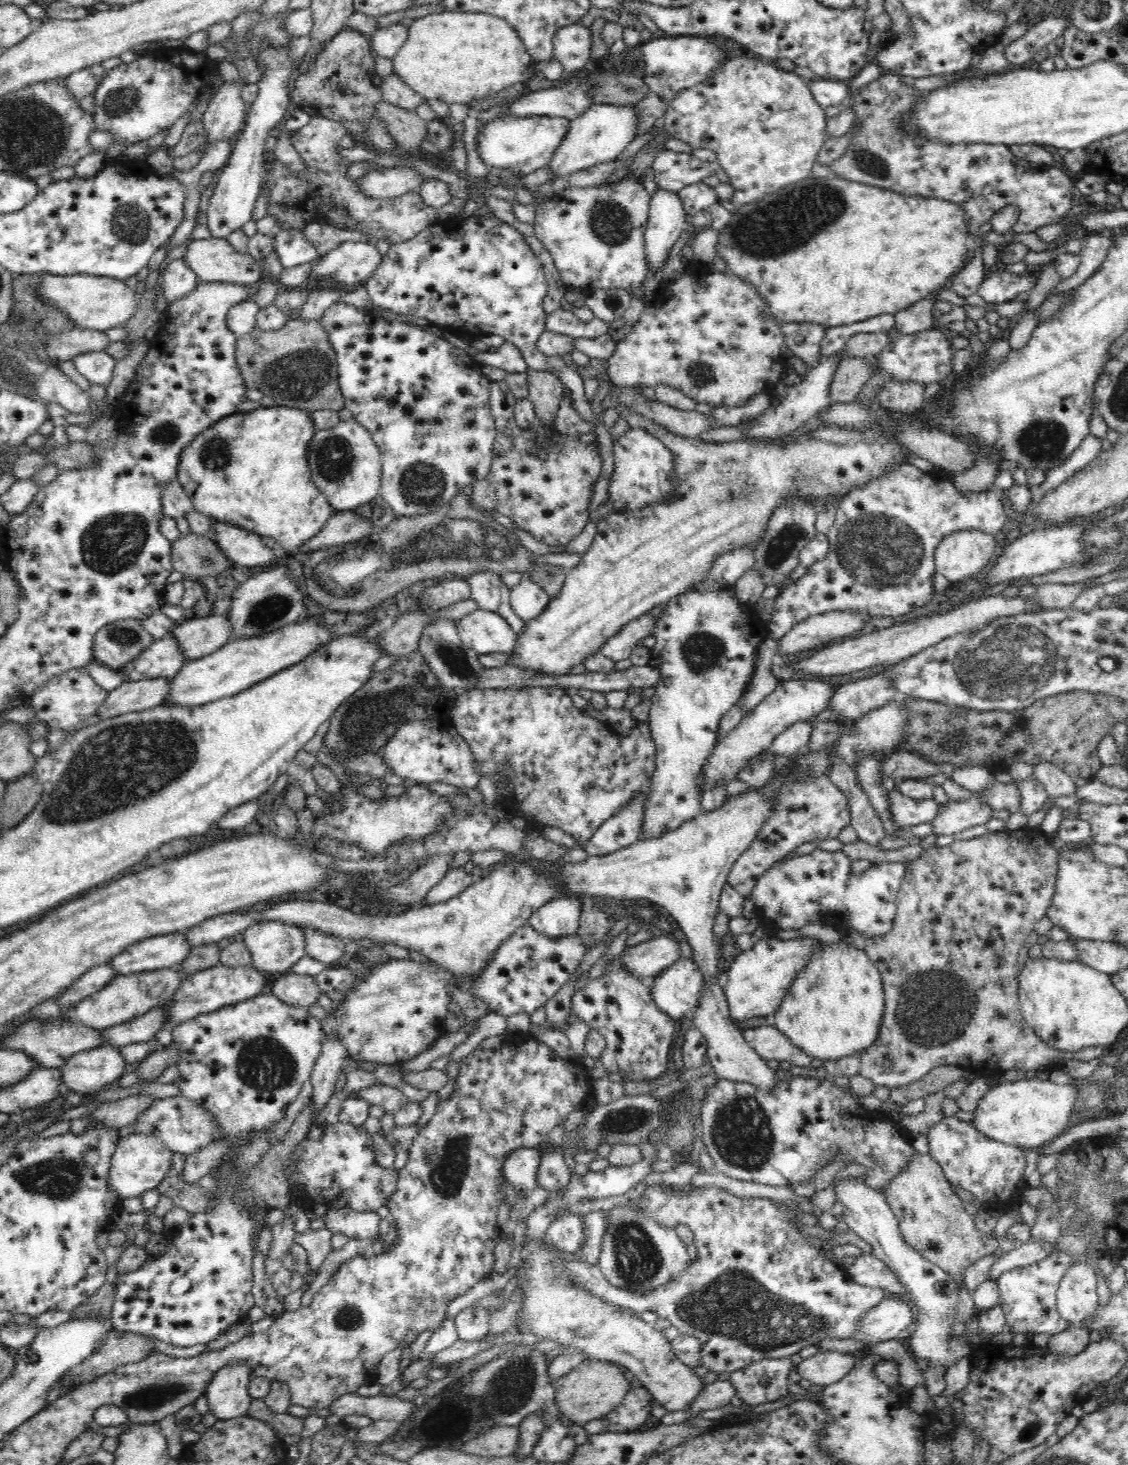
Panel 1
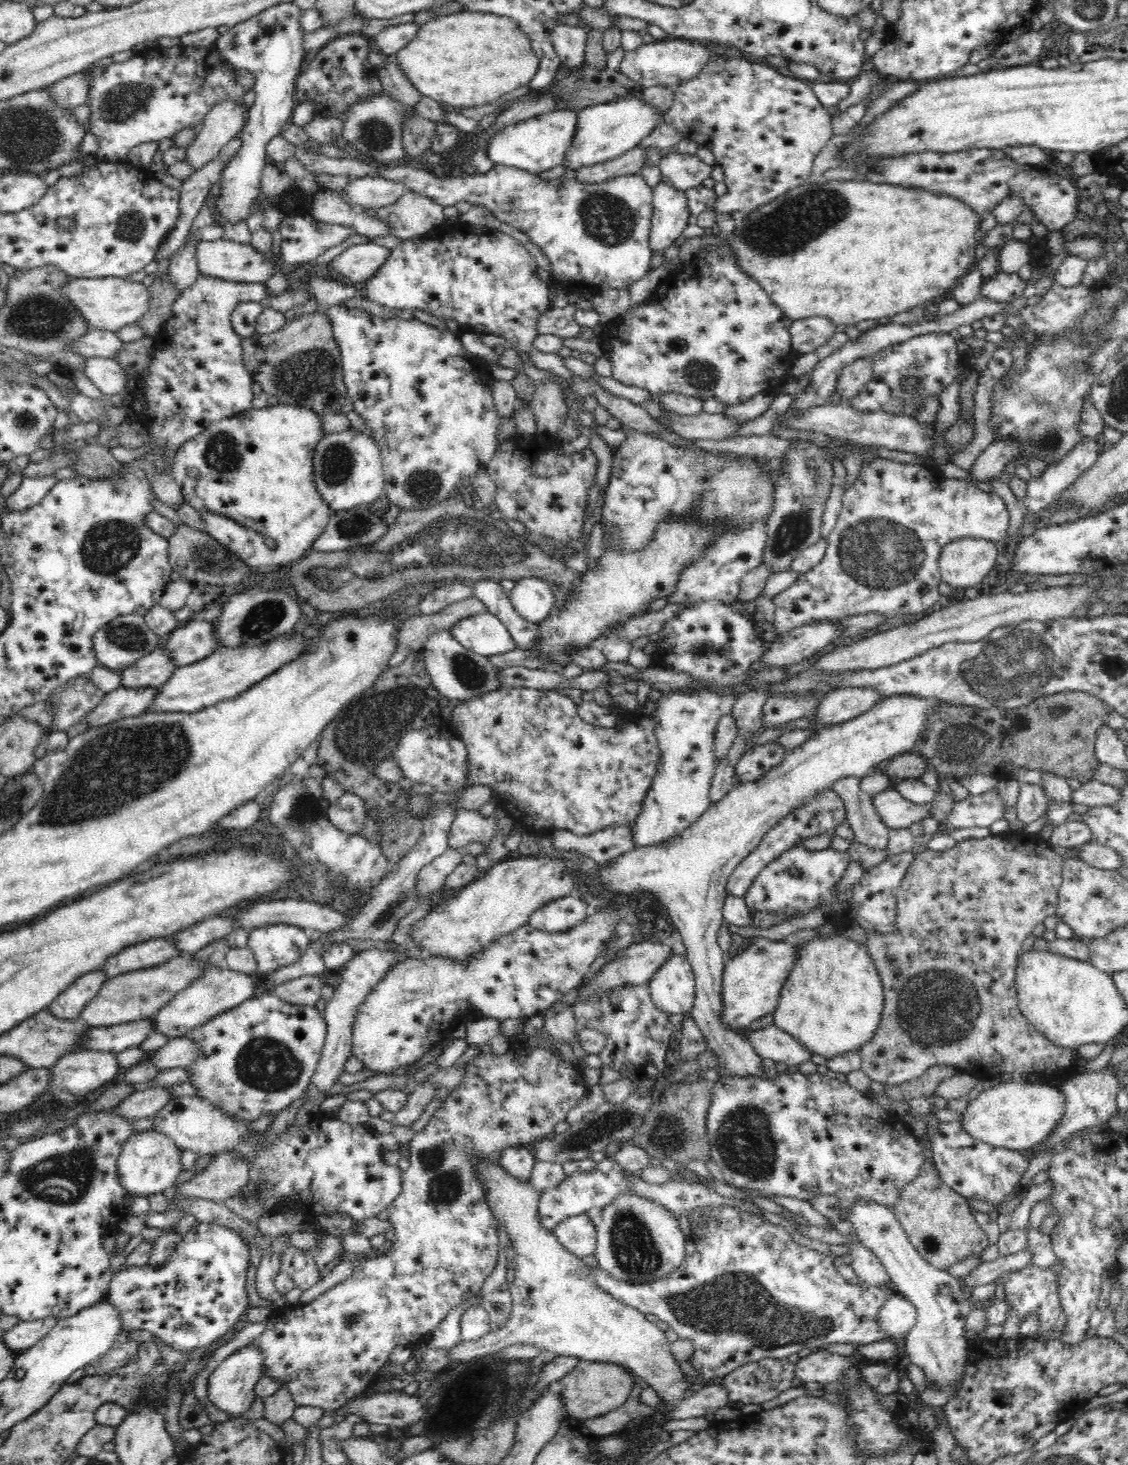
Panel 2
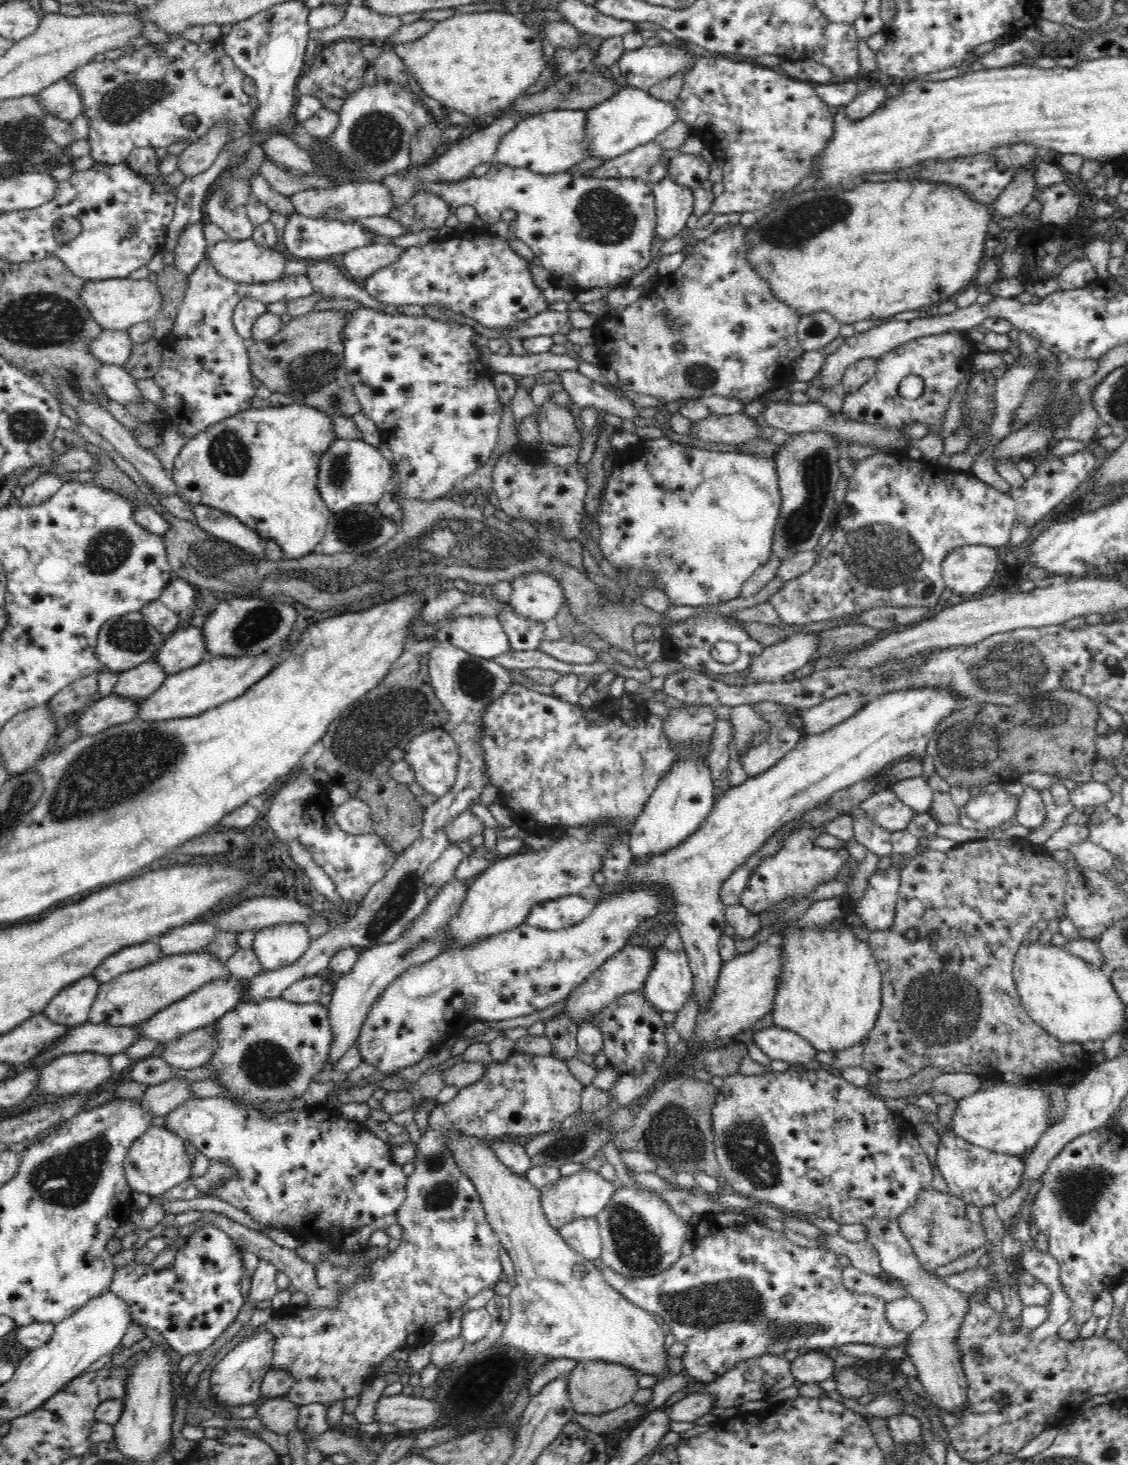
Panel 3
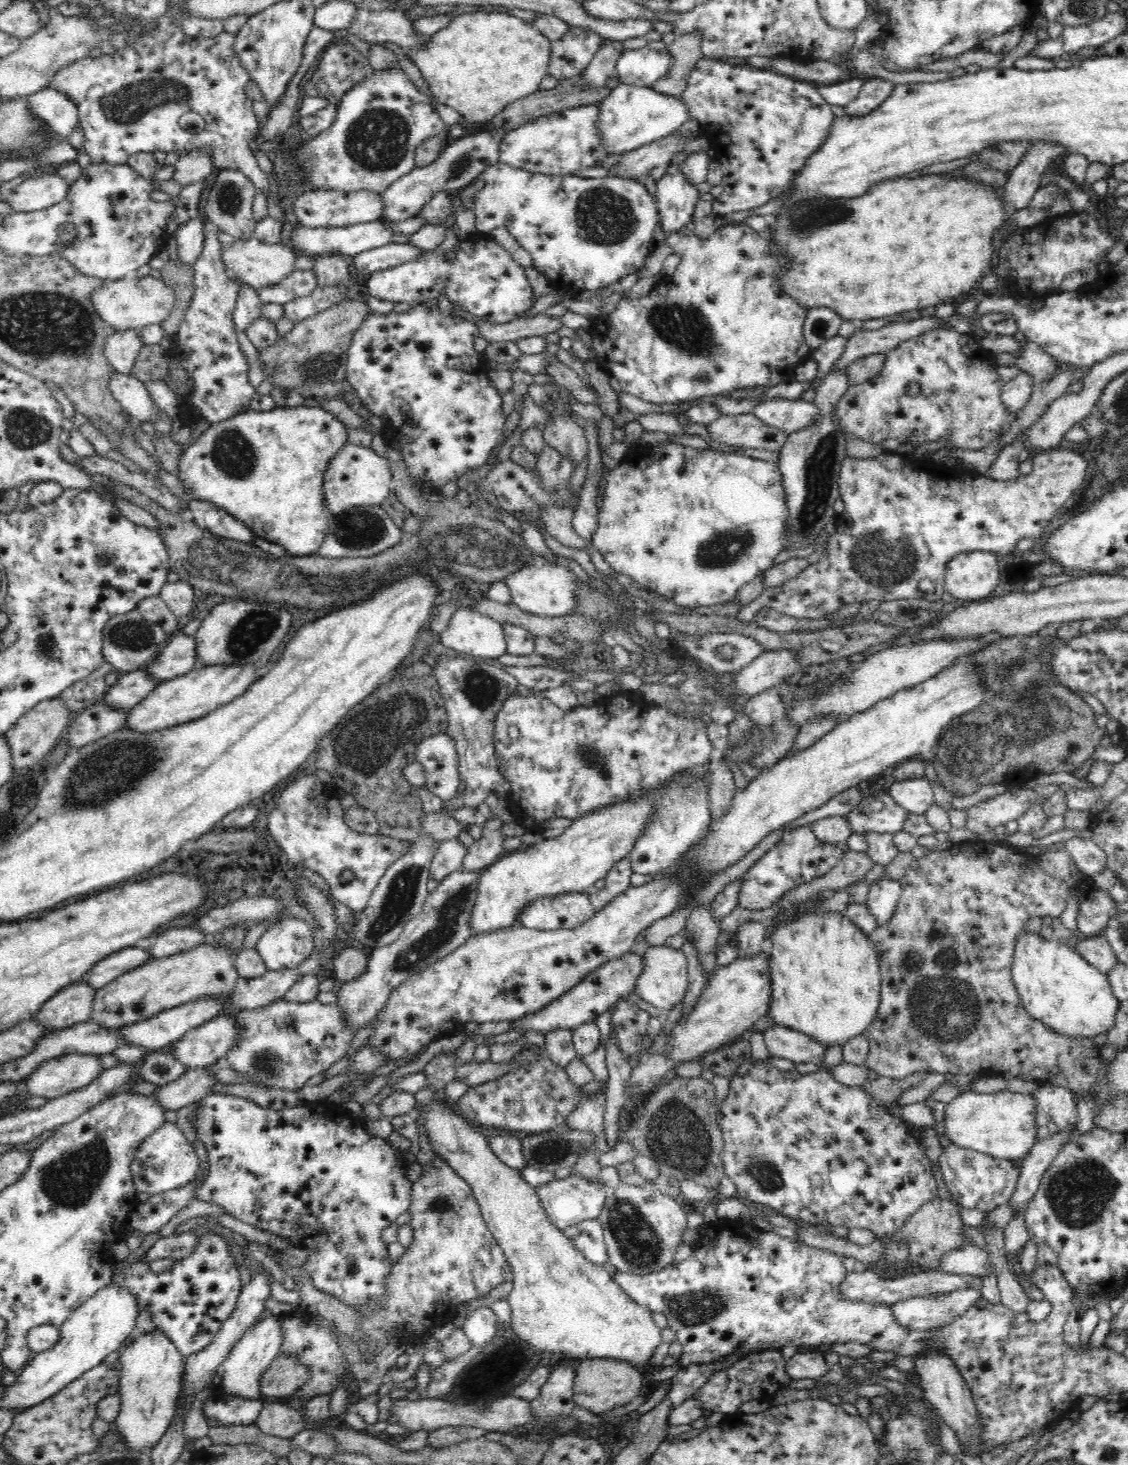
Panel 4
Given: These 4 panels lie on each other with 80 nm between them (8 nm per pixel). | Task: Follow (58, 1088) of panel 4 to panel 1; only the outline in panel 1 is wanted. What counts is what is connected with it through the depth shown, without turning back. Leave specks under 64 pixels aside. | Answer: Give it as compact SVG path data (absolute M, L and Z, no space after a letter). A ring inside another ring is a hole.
M104 1045L76 1053L60 1071L62 1083L70 1091L89 1095L120 1079L129 1069L118 1048Z

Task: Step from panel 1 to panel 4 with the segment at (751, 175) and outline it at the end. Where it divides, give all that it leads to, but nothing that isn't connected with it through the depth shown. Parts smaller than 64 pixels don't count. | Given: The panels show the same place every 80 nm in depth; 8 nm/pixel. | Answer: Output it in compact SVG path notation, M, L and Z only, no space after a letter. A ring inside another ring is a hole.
M702 58L690 74L688 84L681 95L681 98L687 103L690 110L690 119L696 118L700 123L701 136L704 136L709 147L715 152L715 159L720 163L723 171L723 192L714 199L713 212L716 216L726 216L726 214L734 214L734 212L742 212L742 210L750 210L758 208L766 202L770 202L773 198L784 195L789 190L791 182L798 176L798 172L802 172L806 160L814 154L825 143L826 137L829 135L835 115L832 113L831 105L826 103L826 100L819 94L817 85L812 82L797 81L787 75L775 73L772 70L755 69L750 66L734 67L724 62L724 60Z

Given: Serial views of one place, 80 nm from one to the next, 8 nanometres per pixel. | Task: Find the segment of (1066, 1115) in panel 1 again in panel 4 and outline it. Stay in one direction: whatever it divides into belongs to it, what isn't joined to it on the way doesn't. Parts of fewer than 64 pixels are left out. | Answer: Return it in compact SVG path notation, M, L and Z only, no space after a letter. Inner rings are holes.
M1012 1086L997 1093L964 1092L945 1105L945 1142L994 1158L1019 1163L1036 1144L1037 1102L1031 1094L1014 1093Z

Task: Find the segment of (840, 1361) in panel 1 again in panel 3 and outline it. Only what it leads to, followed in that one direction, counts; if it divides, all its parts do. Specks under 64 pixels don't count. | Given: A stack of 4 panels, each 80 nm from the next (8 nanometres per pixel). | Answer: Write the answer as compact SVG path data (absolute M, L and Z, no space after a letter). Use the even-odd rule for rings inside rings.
M814 1350L798 1355L791 1362L791 1373L796 1380L808 1384L828 1380L834 1372L834 1359L828 1357L827 1351Z

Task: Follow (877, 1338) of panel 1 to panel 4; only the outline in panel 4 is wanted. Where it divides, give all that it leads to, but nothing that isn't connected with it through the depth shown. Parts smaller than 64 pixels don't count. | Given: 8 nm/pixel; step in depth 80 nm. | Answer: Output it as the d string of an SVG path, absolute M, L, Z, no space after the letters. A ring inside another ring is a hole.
M978 1287L956 1289L937 1295L924 1295L895 1302L890 1306L894 1317L907 1329L928 1331L960 1318L980 1298Z

